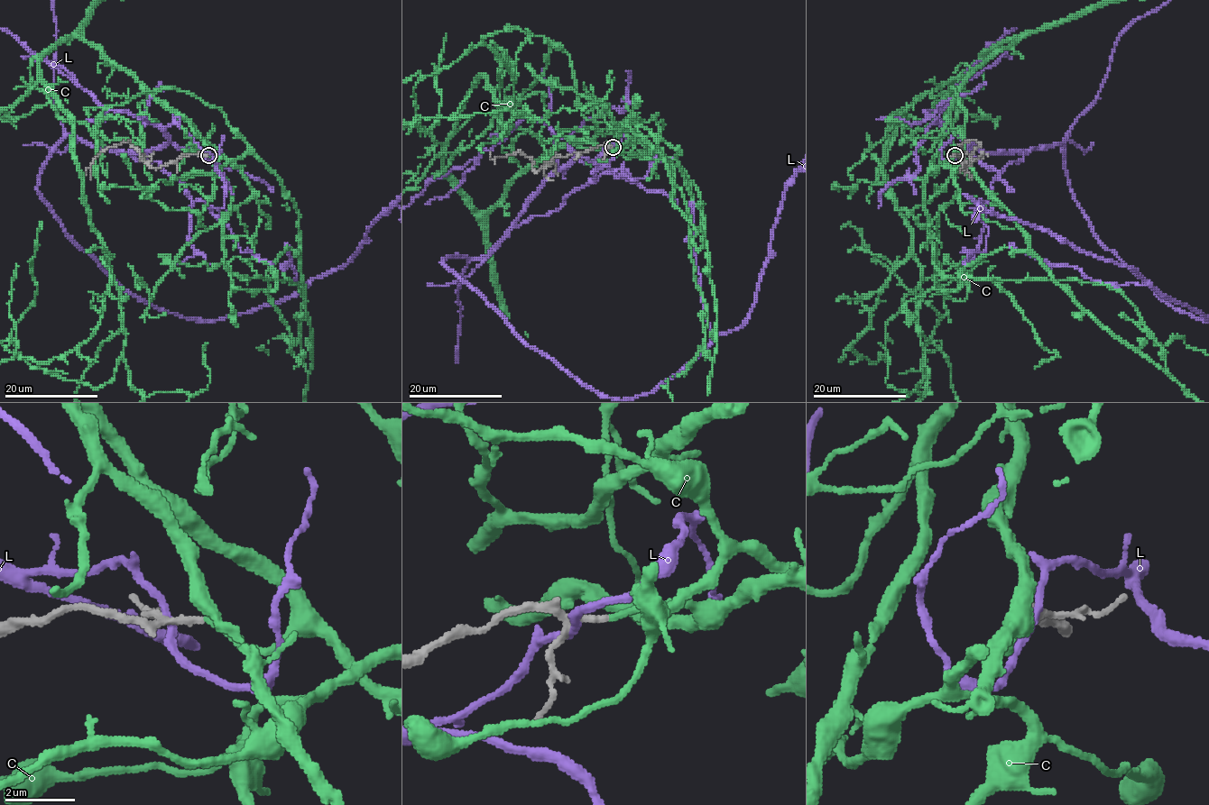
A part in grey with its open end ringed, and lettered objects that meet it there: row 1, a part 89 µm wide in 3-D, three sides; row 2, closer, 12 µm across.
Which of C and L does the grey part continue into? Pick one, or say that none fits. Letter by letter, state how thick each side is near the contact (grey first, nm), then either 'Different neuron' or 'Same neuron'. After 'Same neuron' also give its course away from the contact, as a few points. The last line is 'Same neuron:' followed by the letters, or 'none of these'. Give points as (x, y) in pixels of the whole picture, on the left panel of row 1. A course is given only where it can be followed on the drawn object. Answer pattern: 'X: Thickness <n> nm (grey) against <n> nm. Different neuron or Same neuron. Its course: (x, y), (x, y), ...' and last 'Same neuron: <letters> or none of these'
C: Thickness 150 nm (grey) against 170 nm. Same neuron
L: Thickness 240 nm (grey) against 240 nm. Different neuron
Same neuron: C

